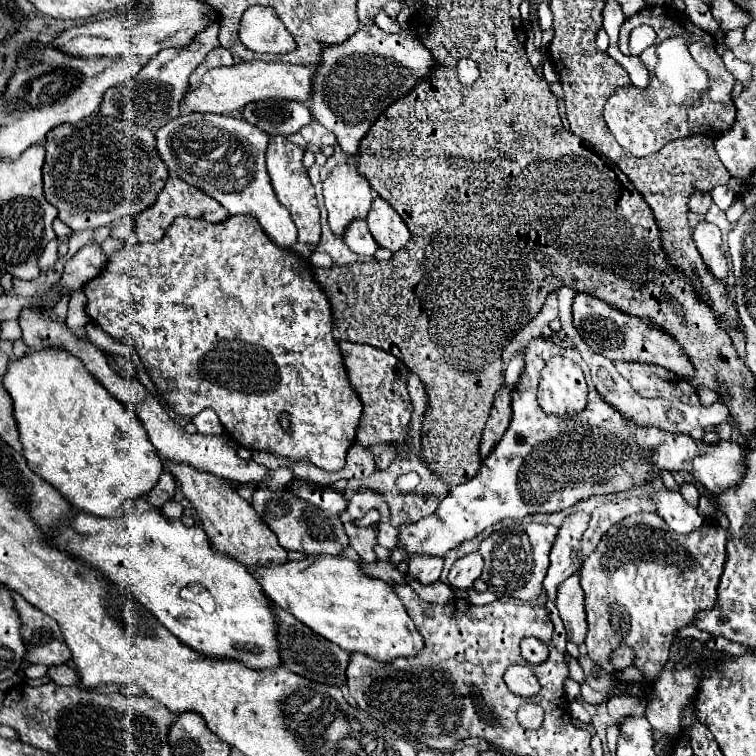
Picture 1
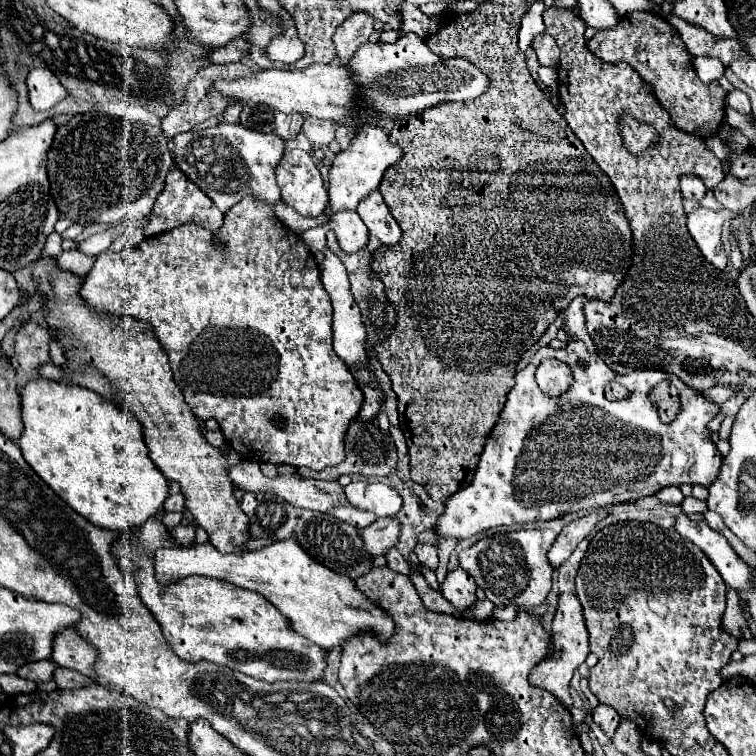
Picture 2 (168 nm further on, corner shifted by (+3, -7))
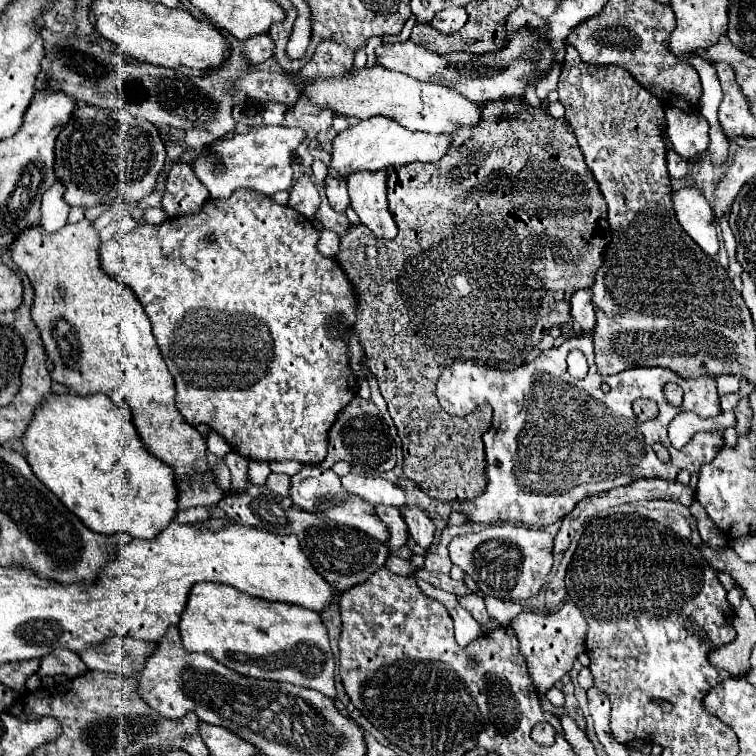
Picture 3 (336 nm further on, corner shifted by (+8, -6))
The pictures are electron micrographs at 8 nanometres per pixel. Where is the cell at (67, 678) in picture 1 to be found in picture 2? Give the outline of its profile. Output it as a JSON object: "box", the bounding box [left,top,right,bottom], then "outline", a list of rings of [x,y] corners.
{"box":[18,660,56,682],"outline":[[[40,660],[40,662],[30,662],[28,666],[24,666],[18,674],[26,680],[34,680],[34,682],[48,682],[54,680],[54,670],[56,664],[50,660]]]}

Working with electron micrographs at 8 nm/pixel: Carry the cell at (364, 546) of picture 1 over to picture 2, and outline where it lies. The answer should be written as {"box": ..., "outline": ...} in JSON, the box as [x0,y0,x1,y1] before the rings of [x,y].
{"box":[360,518,400,558],"outline":[[[378,518],[374,524],[360,530],[364,550],[372,558],[382,556],[388,548],[396,546],[398,532],[400,532],[400,524],[396,522],[396,518]]]}

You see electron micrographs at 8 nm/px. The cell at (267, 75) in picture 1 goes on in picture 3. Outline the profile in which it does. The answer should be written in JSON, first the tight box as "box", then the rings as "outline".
{"box":[303,67,481,133],"outline":[[[385,67],[359,69],[355,73],[345,73],[343,77],[331,77],[331,81],[313,81],[303,87],[303,91],[315,101],[315,105],[331,105],[337,115],[347,119],[369,119],[375,115],[391,117],[407,129],[421,129],[425,133],[451,133],[457,127],[475,127],[481,121],[481,103],[465,99],[451,87],[419,81],[405,73],[387,71]]]}

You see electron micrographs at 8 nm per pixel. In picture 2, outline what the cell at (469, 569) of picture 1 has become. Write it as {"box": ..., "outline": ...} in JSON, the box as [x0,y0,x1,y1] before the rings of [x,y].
{"box":[440,568,476,610],"outline":[[[456,568],[448,572],[446,580],[440,584],[440,592],[446,600],[450,600],[458,610],[464,610],[476,602],[476,582],[474,578],[464,570]]]}

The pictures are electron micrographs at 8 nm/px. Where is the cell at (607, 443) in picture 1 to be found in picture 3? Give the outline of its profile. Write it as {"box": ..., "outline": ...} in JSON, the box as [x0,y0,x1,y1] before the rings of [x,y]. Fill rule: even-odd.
{"box":[437,335,725,527],"outline":[[[589,335],[583,337],[569,337],[559,347],[551,347],[547,351],[541,351],[537,359],[531,363],[525,363],[511,371],[499,371],[499,369],[487,369],[485,365],[477,365],[471,361],[455,361],[447,365],[437,381],[437,399],[441,407],[451,416],[466,416],[474,410],[474,406],[491,405],[493,407],[493,429],[483,435],[485,441],[485,457],[487,457],[487,477],[489,485],[483,495],[465,501],[457,505],[457,511],[465,513],[469,521],[473,523],[499,523],[499,521],[511,521],[511,523],[525,523],[531,527],[547,527],[555,521],[563,519],[571,509],[583,499],[591,497],[595,493],[603,493],[621,485],[629,485],[635,479],[651,479],[651,477],[663,477],[675,481],[677,473],[681,469],[699,471],[703,463],[711,463],[715,455],[723,449],[725,437],[723,429],[717,431],[699,431],[691,437],[691,441],[675,449],[669,443],[667,437],[667,425],[669,421],[683,409],[695,411],[701,417],[715,417],[721,413],[719,407],[719,395],[717,395],[717,383],[715,377],[703,375],[697,379],[683,379],[671,369],[665,367],[633,367],[627,371],[621,371],[617,375],[599,375],[593,361],[593,339]],[[571,349],[579,349],[589,363],[589,373],[585,379],[573,379],[567,373],[567,353]],[[673,381],[683,389],[683,403],[681,407],[669,405],[665,399],[663,387]],[[601,383],[609,383],[611,391],[603,393]],[[645,397],[645,399],[657,399],[659,405],[659,417],[653,421],[637,421],[635,413],[631,409],[633,401]],[[661,441],[671,453],[669,463],[661,463],[653,451],[653,443]]]}

